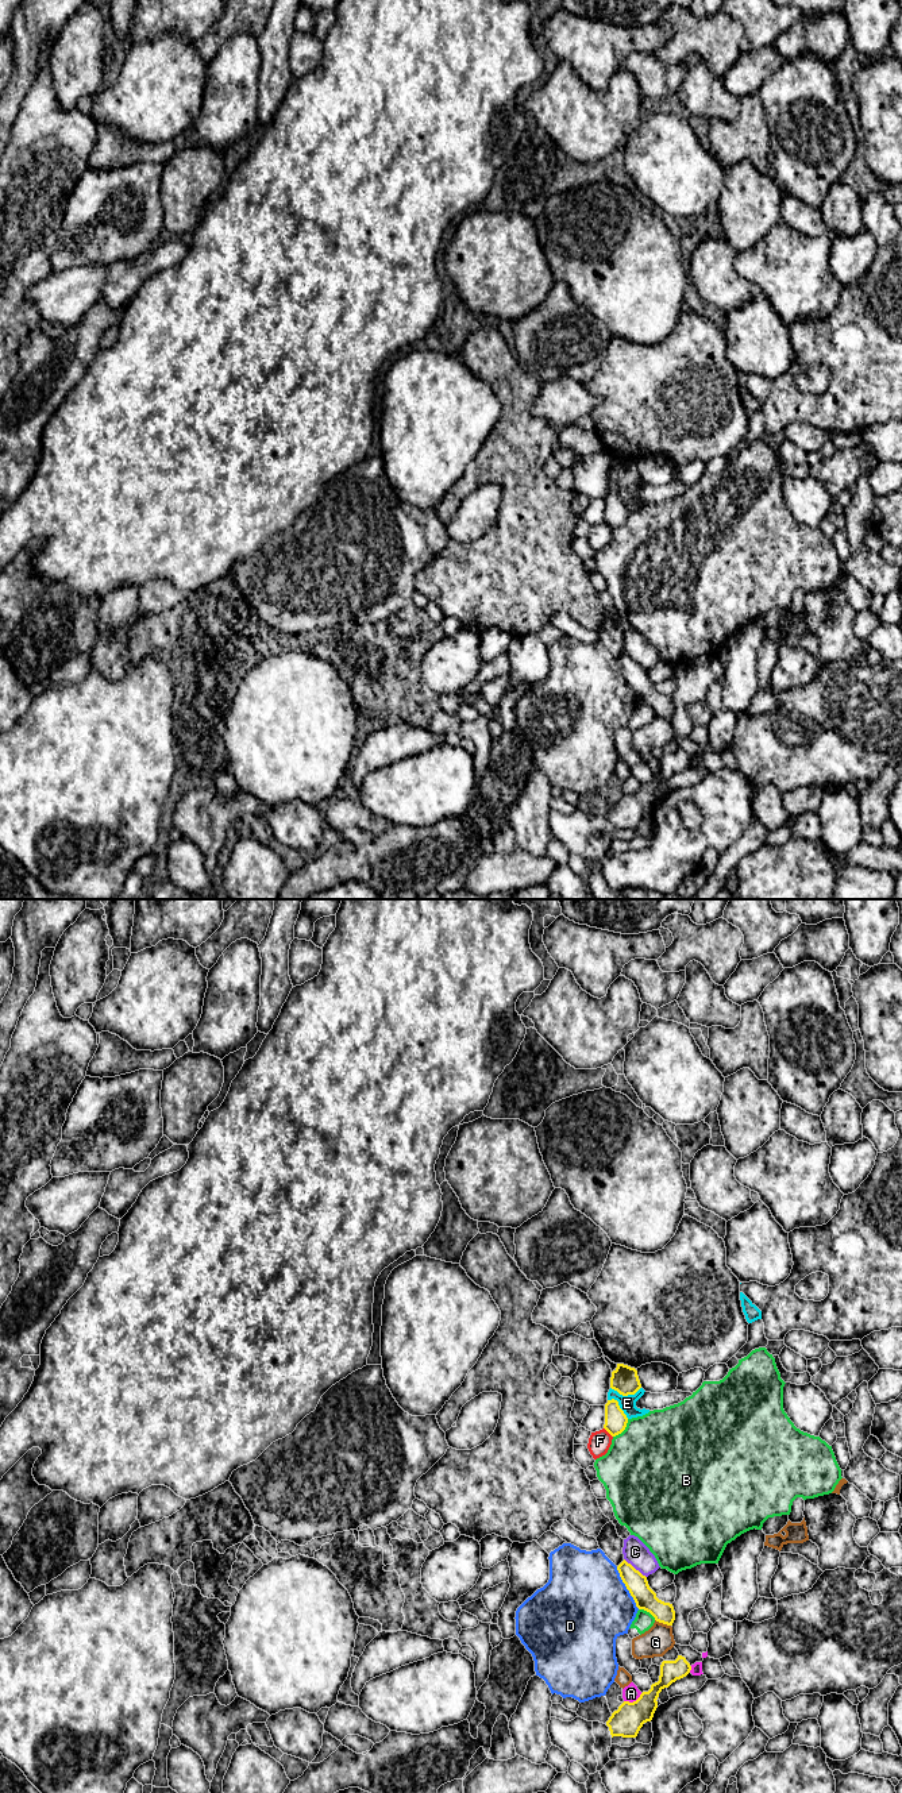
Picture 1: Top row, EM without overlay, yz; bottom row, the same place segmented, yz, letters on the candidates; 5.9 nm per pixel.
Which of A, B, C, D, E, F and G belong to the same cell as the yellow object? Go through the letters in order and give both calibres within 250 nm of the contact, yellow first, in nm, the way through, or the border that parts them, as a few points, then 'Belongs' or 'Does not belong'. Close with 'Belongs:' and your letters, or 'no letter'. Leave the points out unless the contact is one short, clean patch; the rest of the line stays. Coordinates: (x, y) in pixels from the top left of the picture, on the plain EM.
A: Thickness 180 nm (yellow) against 100 nm. Does not belong
B: Thickness 130 nm (yellow) against 500 nm. Does not belong
C: Thickness 130 nm (yellow) against 150 nm. Does not belong
D: Thickness 130 nm (yellow) against 500 nm. Does not belong
E: Thickness 160 nm (yellow) against 100 nm. Does not belong
F: Thickness 130 nm (yellow) against 130 nm. Boundary: yz (604, 520), (612, 529). Does not belong
G: Thickness 130 nm (yellow) against 170 nm. Does not belong
Belongs: no letter

